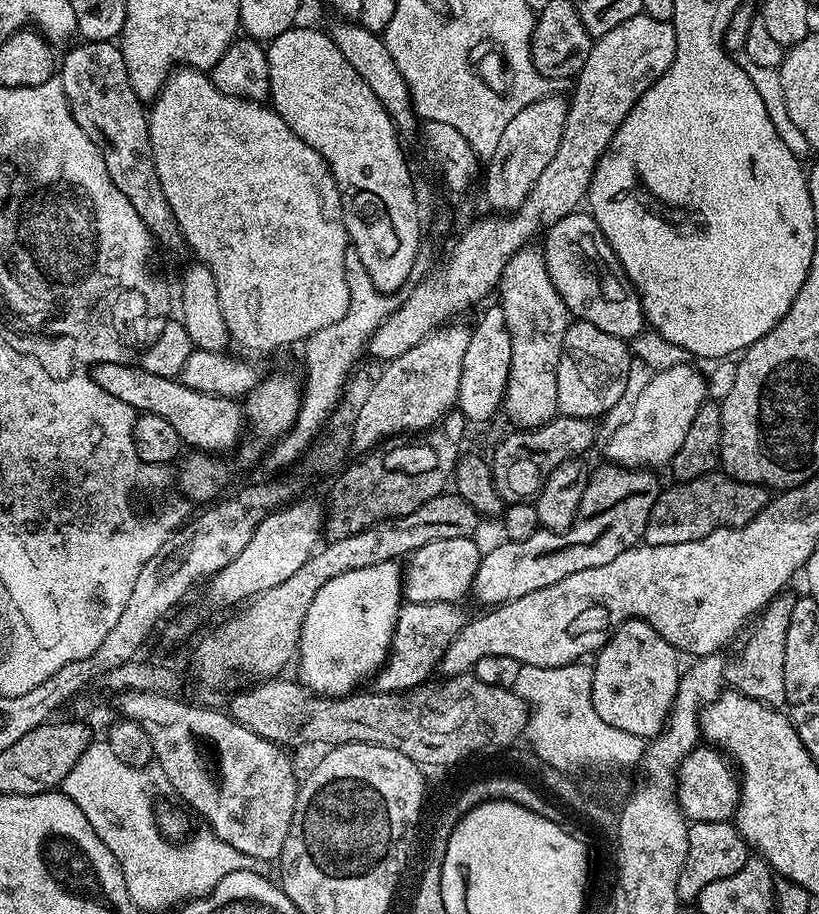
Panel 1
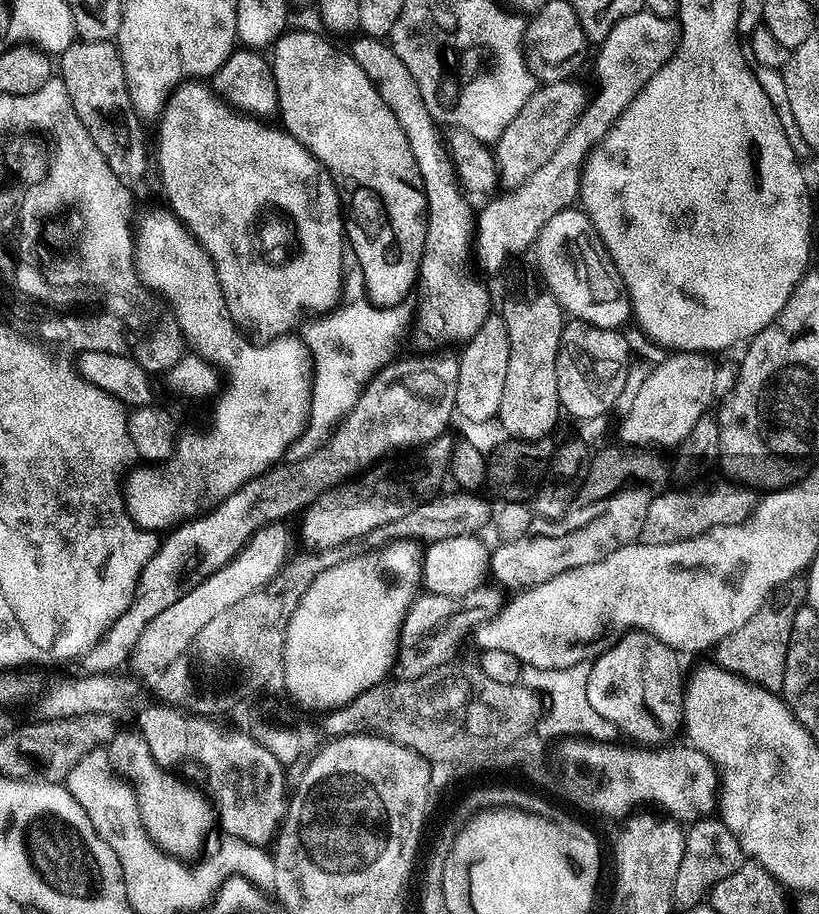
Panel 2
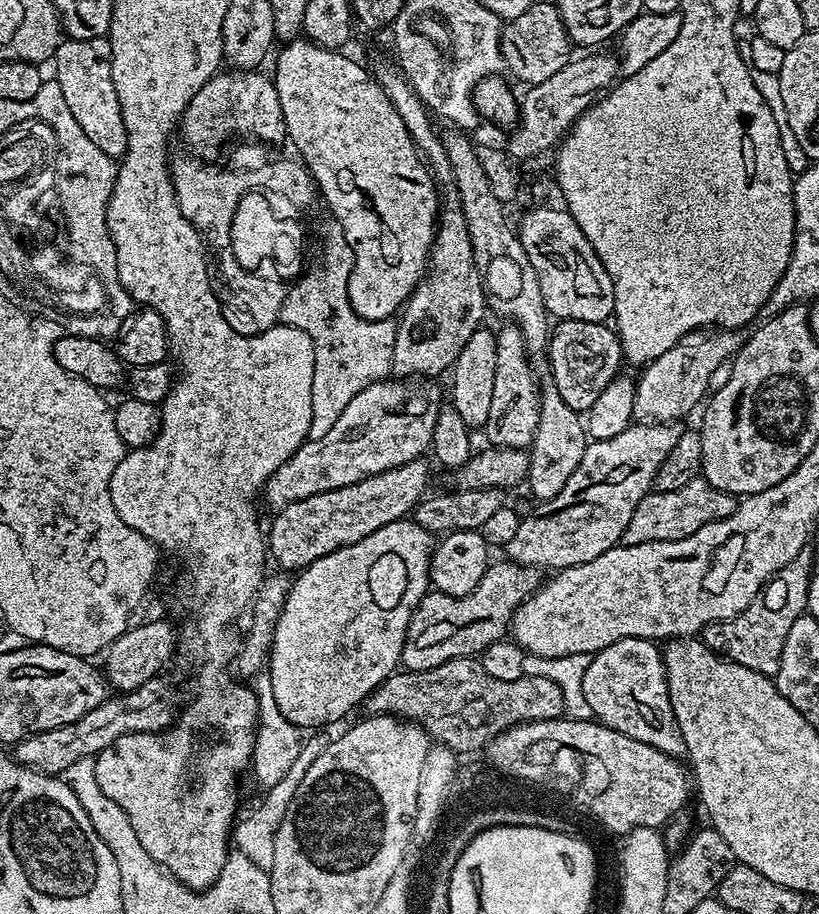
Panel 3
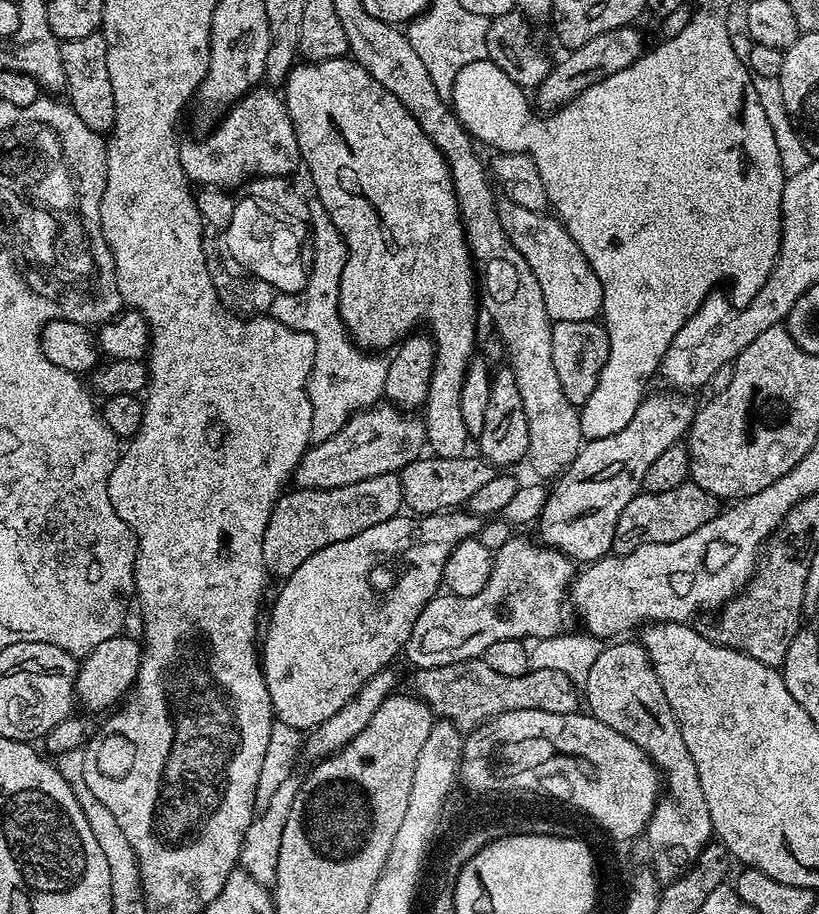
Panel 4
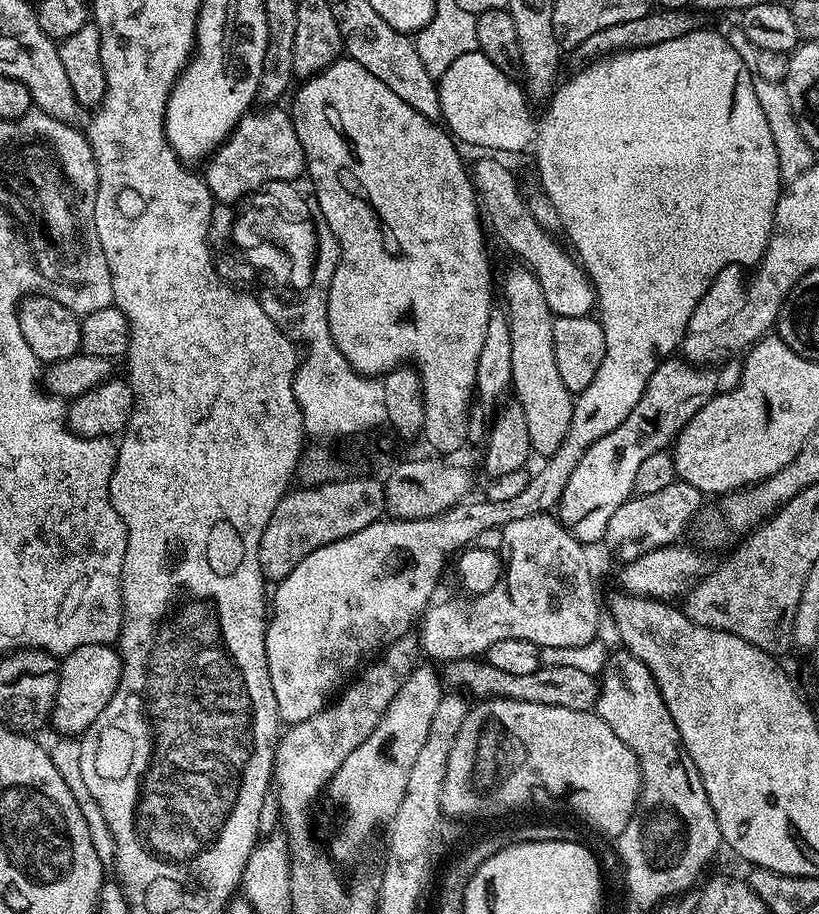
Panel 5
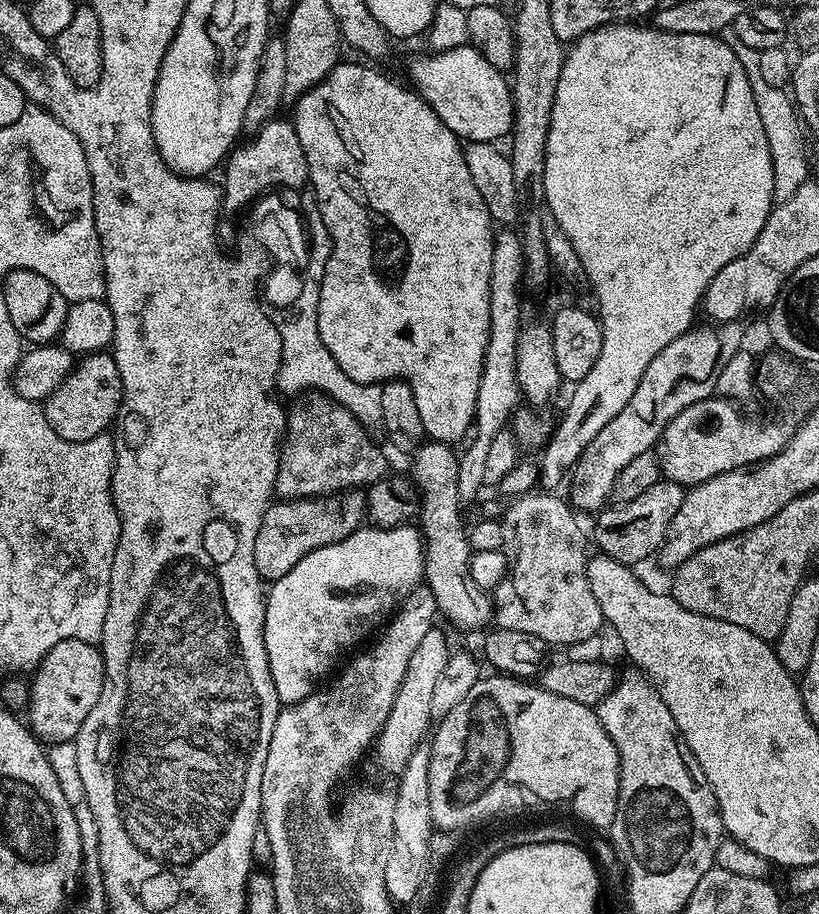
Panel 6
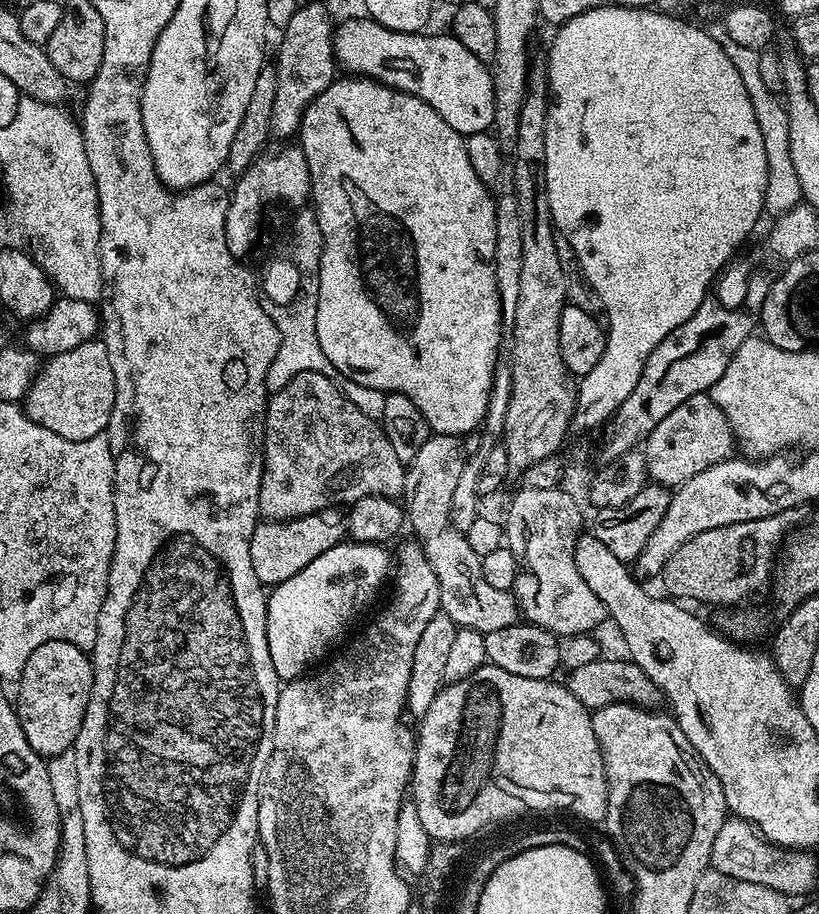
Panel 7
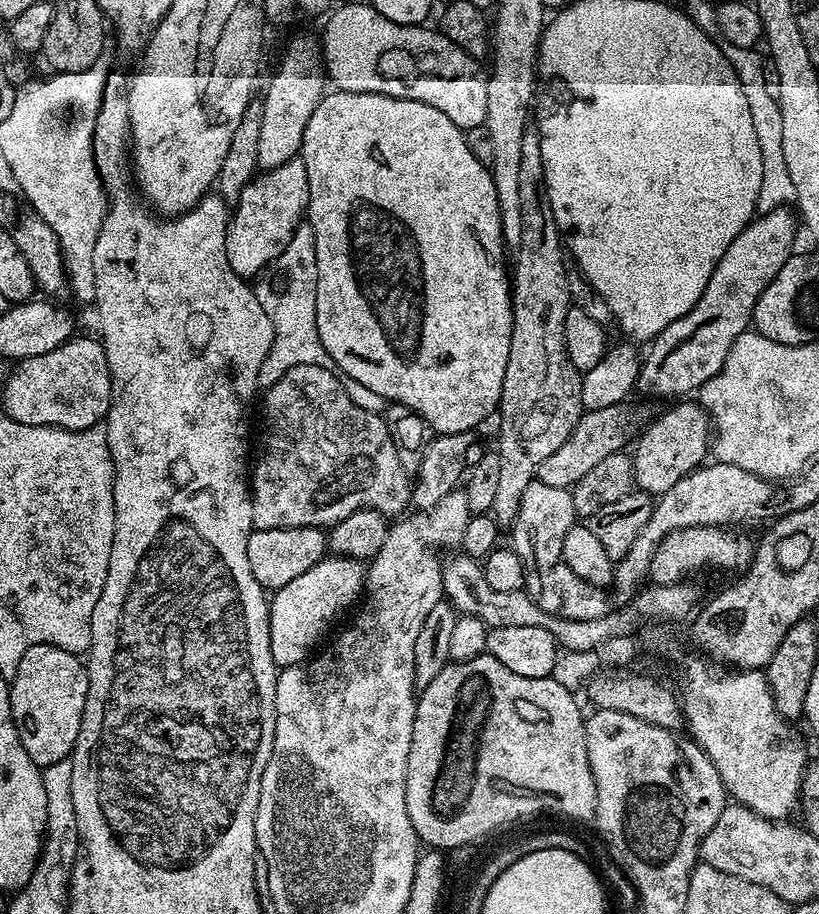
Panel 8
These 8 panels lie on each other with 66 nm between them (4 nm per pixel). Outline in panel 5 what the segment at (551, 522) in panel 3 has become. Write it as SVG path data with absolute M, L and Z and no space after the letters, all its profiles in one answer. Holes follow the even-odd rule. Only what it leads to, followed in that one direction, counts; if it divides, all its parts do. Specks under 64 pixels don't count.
M668 358L659 364L650 374L650 382L646 382L646 390L642 390L642 398L638 398L638 406L630 410L626 417L626 422L618 426L618 430L610 430L606 438L598 438L582 454L582 462L574 466L574 474L566 482L566 490L562 490L562 498L558 505L558 519L581 544L591 546L592 543L603 541L606 534L606 526L610 523L610 518L618 506L622 506L633 495L636 478L638 476L638 466L642 466L645 458L650 458L650 454L658 454L665 451L675 441L677 433L684 428L698 410L717 391L716 372L704 366L693 366L683 358Z

